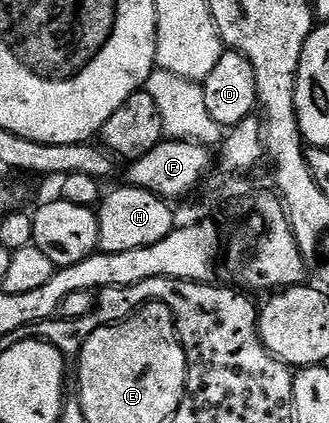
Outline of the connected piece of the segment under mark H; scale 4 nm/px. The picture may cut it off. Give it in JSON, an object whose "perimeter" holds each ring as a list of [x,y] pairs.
{"perimeter":[[[122,185],[116,191],[102,196],[97,207],[99,216],[98,250],[105,253],[125,253],[129,249],[141,249],[145,245],[157,245],[169,233],[175,230],[177,220],[171,212],[172,204],[160,195],[149,193],[140,187]]]}

